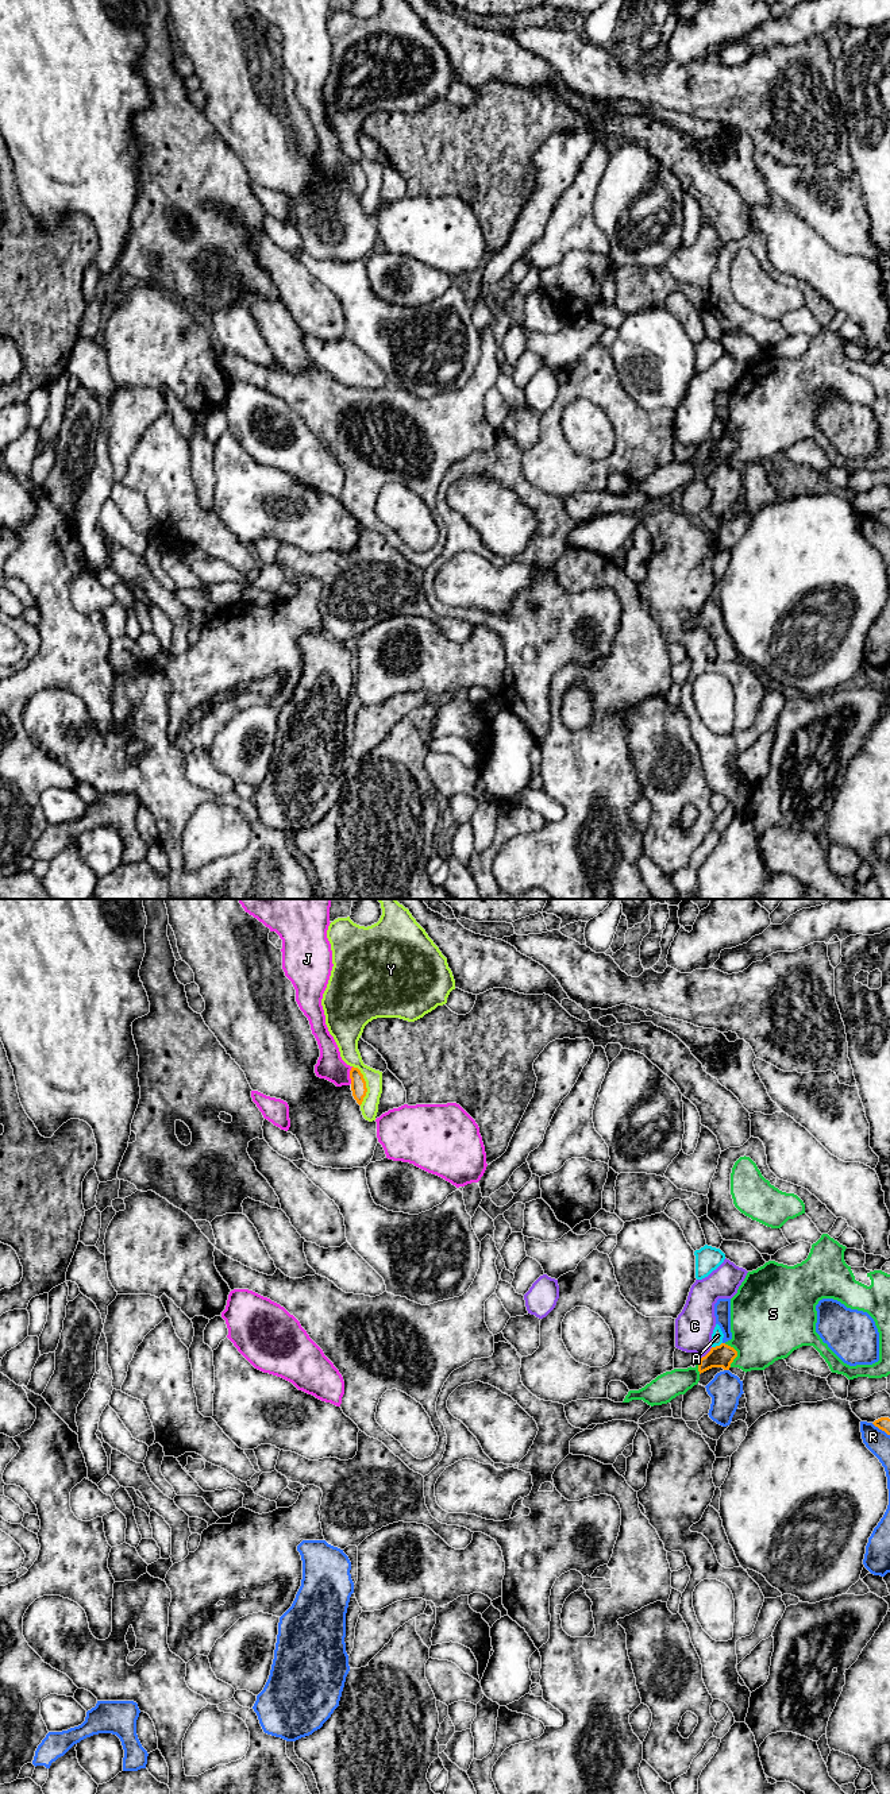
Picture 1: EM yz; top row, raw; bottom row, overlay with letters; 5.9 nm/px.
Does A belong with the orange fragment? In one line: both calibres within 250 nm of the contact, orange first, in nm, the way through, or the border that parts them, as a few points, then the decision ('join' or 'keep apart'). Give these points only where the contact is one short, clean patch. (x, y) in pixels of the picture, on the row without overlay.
140/70 nm | along yz (721, 435), (712, 440) | keep apart

